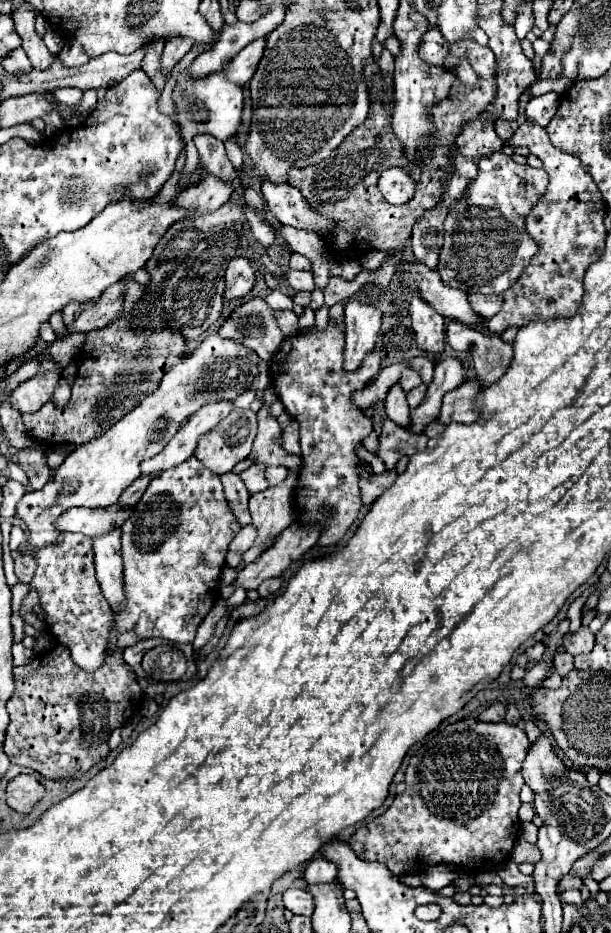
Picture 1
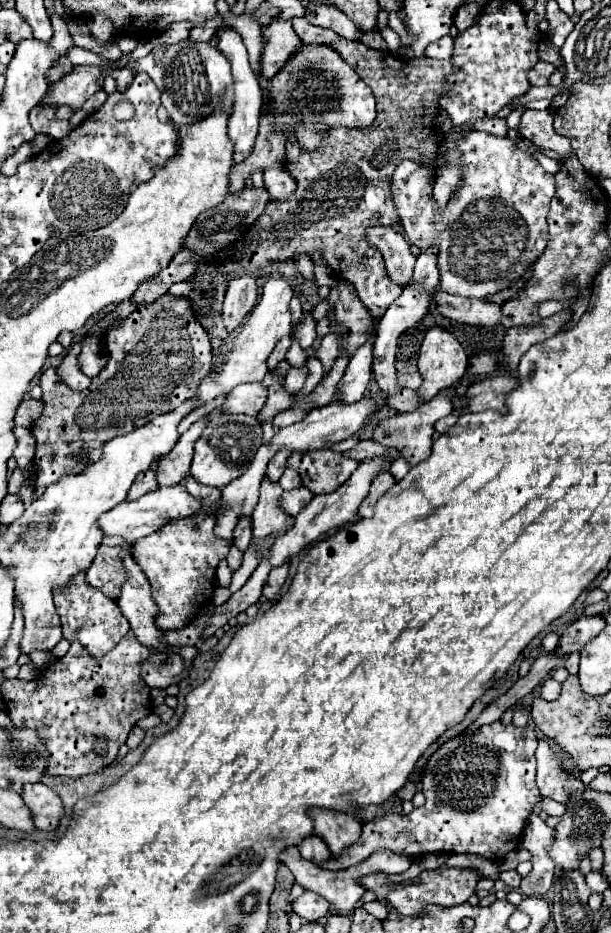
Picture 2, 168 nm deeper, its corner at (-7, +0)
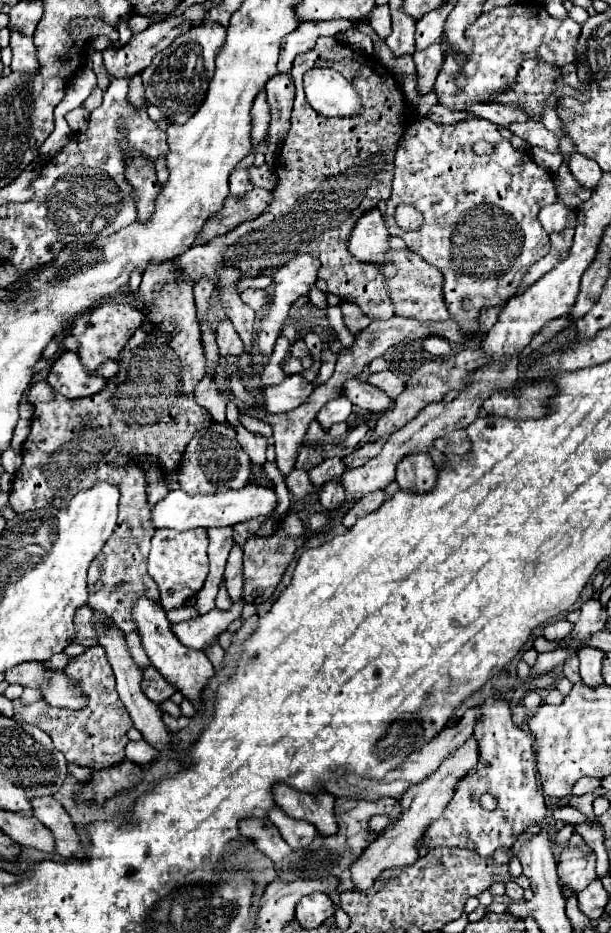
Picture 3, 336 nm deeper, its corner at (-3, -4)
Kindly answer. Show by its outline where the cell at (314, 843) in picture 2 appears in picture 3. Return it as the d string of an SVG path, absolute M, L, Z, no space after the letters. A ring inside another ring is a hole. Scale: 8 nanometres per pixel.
M275 806L275 810L271 810L271 814L267 814L267 818L279 828L281 836L285 838L285 842L291 848L305 848L317 836L317 830L313 824L287 816L279 806Z

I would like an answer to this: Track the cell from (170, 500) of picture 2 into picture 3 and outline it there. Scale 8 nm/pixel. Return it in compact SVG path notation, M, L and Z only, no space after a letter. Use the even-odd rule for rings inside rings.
M247 484L243 490L229 490L221 494L207 496L187 496L183 490L171 490L165 500L161 500L151 510L151 520L155 528L173 528L173 530L191 530L191 528L219 528L219 526L235 526L239 522L247 522L251 518L269 516L277 506L277 494L273 488Z

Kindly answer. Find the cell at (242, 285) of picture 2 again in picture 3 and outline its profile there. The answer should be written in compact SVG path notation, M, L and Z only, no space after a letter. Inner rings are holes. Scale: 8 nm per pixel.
M221 320L217 324L217 346L219 346L219 354L223 358L243 354L243 342L239 340L239 334L235 332L235 328L229 320Z

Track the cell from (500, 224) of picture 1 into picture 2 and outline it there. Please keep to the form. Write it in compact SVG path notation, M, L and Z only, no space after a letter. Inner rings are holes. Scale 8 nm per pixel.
M471 130L459 142L459 150L463 154L463 164L467 164L467 170L463 172L463 180L457 186L455 194L451 196L443 214L435 214L431 210L433 208L431 190L433 190L437 160L431 166L403 160L391 176L391 192L403 230L415 246L423 248L423 236L437 236L439 272L441 272L439 288L447 294L457 294L467 298L487 298L491 294L511 288L515 280L525 276L527 266L531 266L543 254L547 244L545 218L549 212L549 202L555 194L555 178L553 174L547 174L541 168L535 156L527 156L525 152L521 152L517 144L509 138L499 138L487 132Z

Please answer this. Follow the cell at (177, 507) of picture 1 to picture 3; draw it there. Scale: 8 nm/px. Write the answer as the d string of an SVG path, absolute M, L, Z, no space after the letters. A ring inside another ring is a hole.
M155 530L151 540L151 552L147 560L149 574L155 578L159 592L161 592L161 606L163 610L173 610L185 604L185 600L193 598L207 578L207 530Z

